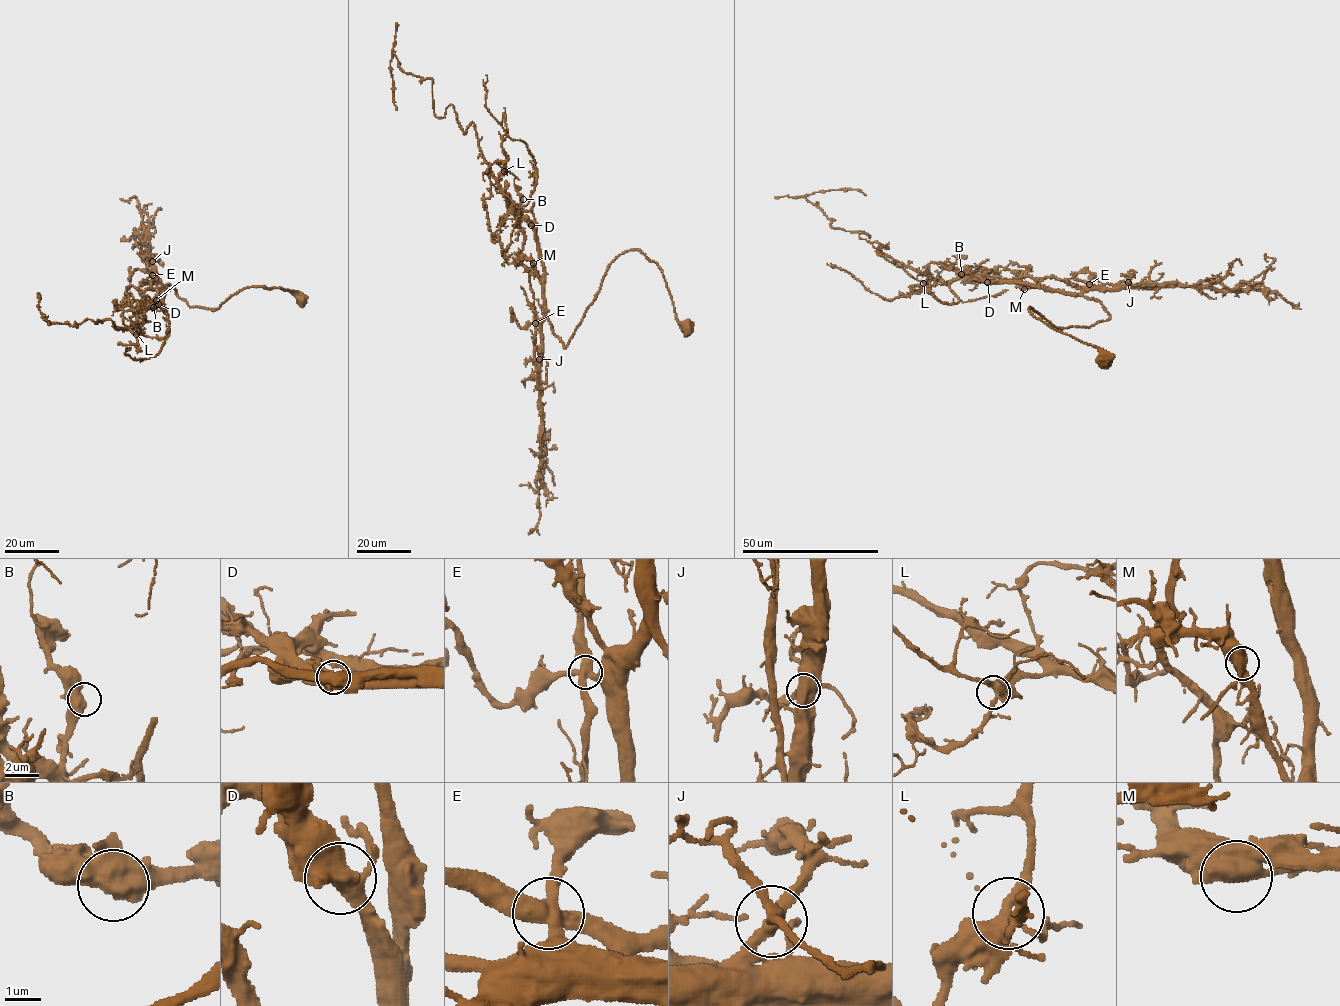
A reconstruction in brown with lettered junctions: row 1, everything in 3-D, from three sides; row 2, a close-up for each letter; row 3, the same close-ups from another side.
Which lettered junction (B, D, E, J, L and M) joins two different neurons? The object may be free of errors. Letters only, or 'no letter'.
E

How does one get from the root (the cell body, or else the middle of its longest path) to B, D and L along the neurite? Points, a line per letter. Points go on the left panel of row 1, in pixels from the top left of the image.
B: (301, 299), (279, 288), (249, 286), (212, 309), (189, 305), (168, 284), (153, 307)
D: (301, 299), (279, 288), (249, 286), (212, 309), (189, 305), (168, 284), (163, 286), (166, 292), (158, 304)
L: (301, 299), (249, 286), (212, 309), (189, 305), (168, 284), (146, 297), (129, 329), (136, 334)

